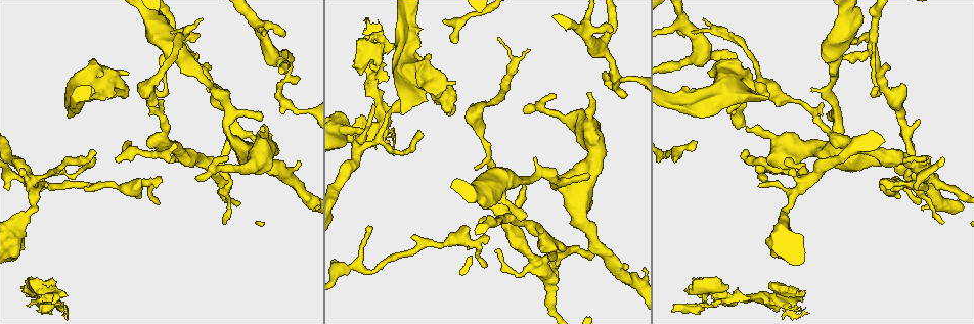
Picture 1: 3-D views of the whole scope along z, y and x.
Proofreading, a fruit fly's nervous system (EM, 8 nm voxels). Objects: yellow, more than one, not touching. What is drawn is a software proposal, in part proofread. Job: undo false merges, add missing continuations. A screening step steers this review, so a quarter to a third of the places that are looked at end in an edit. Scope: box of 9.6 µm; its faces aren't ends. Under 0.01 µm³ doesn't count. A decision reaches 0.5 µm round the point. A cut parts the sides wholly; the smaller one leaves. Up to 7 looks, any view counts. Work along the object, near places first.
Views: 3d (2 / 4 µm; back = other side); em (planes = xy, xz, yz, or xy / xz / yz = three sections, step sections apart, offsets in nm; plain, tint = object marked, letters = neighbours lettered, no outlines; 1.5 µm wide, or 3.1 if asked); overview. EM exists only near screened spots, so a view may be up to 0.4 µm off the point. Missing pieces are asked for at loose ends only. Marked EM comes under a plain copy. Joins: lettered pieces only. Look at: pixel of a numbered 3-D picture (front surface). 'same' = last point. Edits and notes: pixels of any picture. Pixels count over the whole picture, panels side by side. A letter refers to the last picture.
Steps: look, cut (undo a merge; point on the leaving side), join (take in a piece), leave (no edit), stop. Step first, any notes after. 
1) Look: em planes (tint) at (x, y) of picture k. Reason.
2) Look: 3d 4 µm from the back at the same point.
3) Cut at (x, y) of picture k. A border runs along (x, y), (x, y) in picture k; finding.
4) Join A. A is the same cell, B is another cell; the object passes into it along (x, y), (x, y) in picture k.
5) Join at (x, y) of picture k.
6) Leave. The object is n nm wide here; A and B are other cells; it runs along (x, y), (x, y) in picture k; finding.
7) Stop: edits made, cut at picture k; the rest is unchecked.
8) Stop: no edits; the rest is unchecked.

Look: 3d 4 µm at (475, 169) of picture 1. An open end.

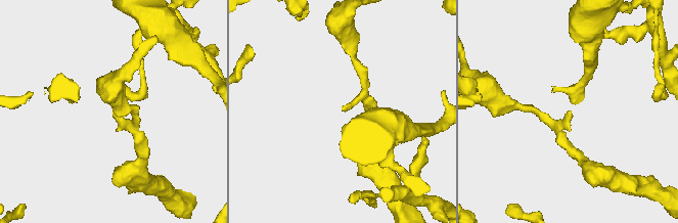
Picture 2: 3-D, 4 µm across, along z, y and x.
Look: em xy step 4 (letters) at (570, 111) of picture 2.

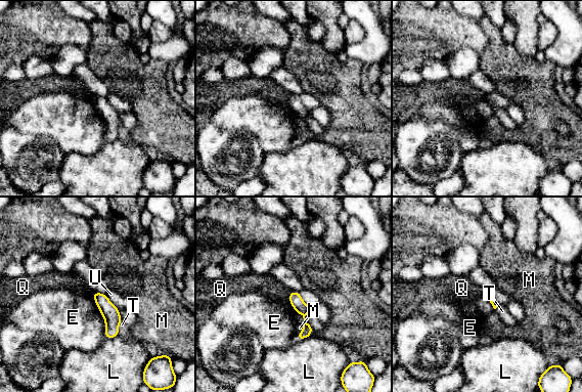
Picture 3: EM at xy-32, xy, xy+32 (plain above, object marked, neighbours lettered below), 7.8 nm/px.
Look: em planes (letters) at the same point. Cut it another way.

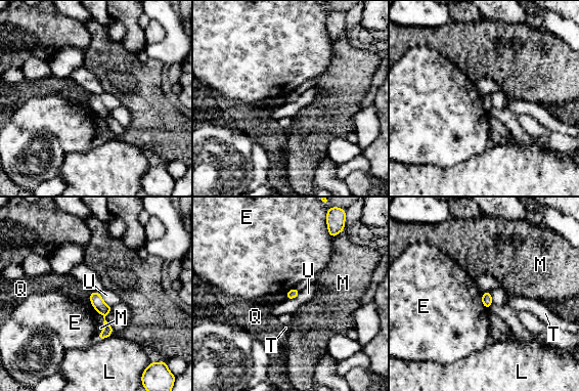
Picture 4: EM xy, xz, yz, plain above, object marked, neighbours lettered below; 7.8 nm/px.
Leave. E, L, M, Q, T and U are other cells; a border runs along (284, 293), (286, 299) in picture 4; none of them fits.

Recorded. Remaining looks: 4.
Look: 3d 2 µm at (421, 100) of picture 1. Stops while still wide.

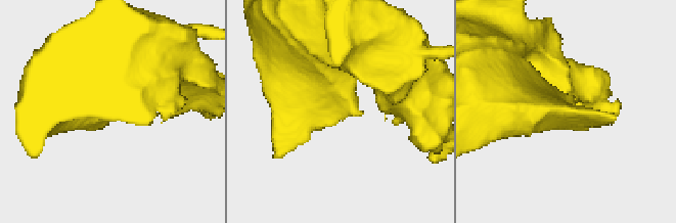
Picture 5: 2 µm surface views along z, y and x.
Look: em yz step 8 (tint) at (346, 114) of picture 5.

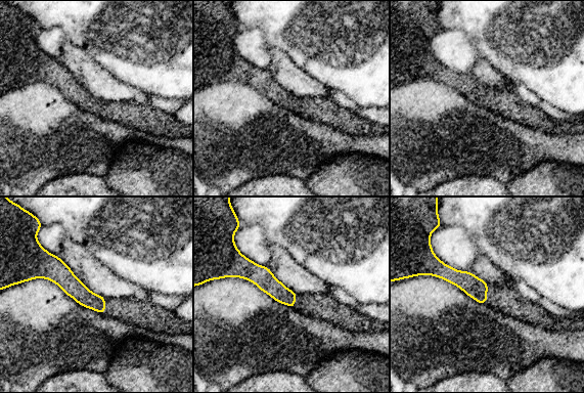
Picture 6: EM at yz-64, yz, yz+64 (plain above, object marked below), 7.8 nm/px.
Look: em yz step 8 (letters) at the same point.

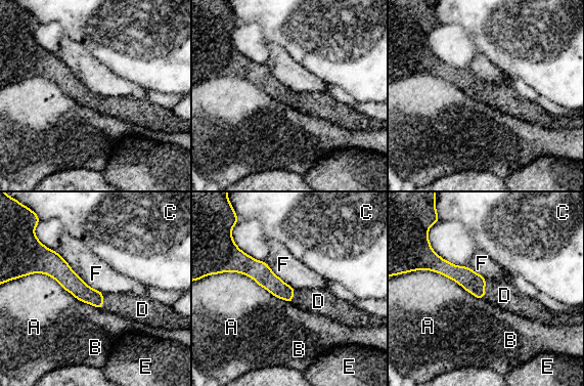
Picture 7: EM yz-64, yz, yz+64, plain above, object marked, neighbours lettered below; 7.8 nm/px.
Join at (504, 295) of picture 7. The longest contact is with A, 650 nm; D is the same cell, A, B, C, E and F are other cells; the object passes into it along (472, 282), (484, 289), (504, 295) in picture 7; it goes on there.

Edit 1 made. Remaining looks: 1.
Stop: edits made, join at picture 7; the rest is unchecked.

